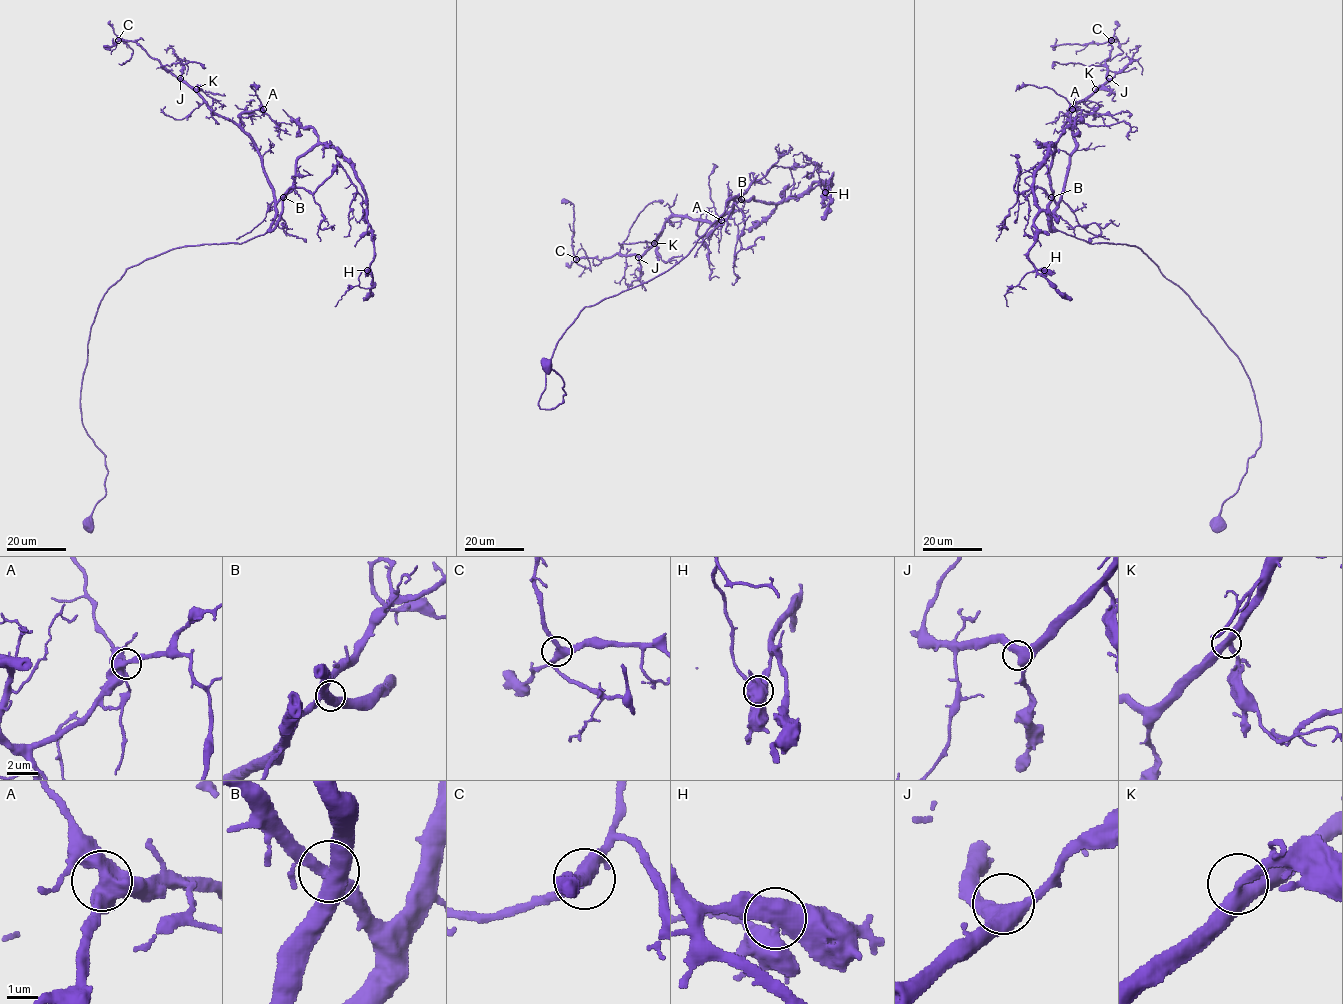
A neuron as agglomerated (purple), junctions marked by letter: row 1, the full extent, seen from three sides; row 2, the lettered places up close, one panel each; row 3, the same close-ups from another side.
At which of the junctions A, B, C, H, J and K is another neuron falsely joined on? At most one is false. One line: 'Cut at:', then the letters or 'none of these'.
Cut at: H

